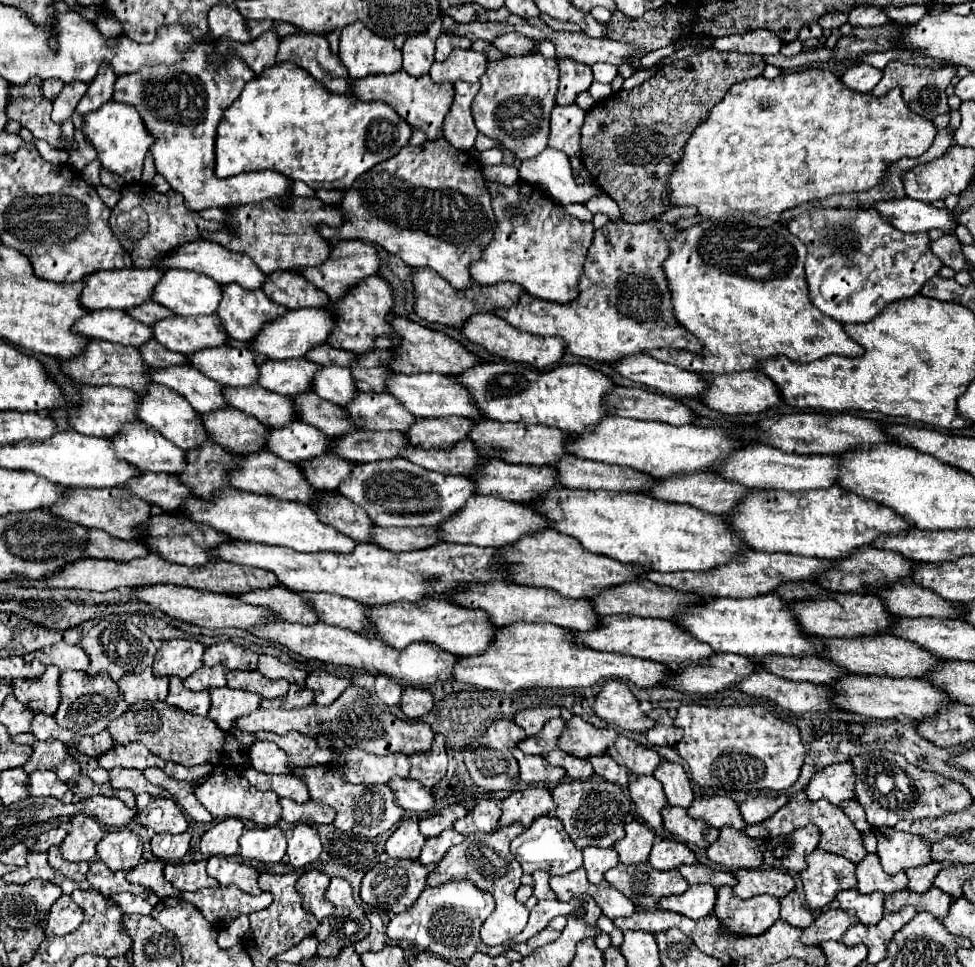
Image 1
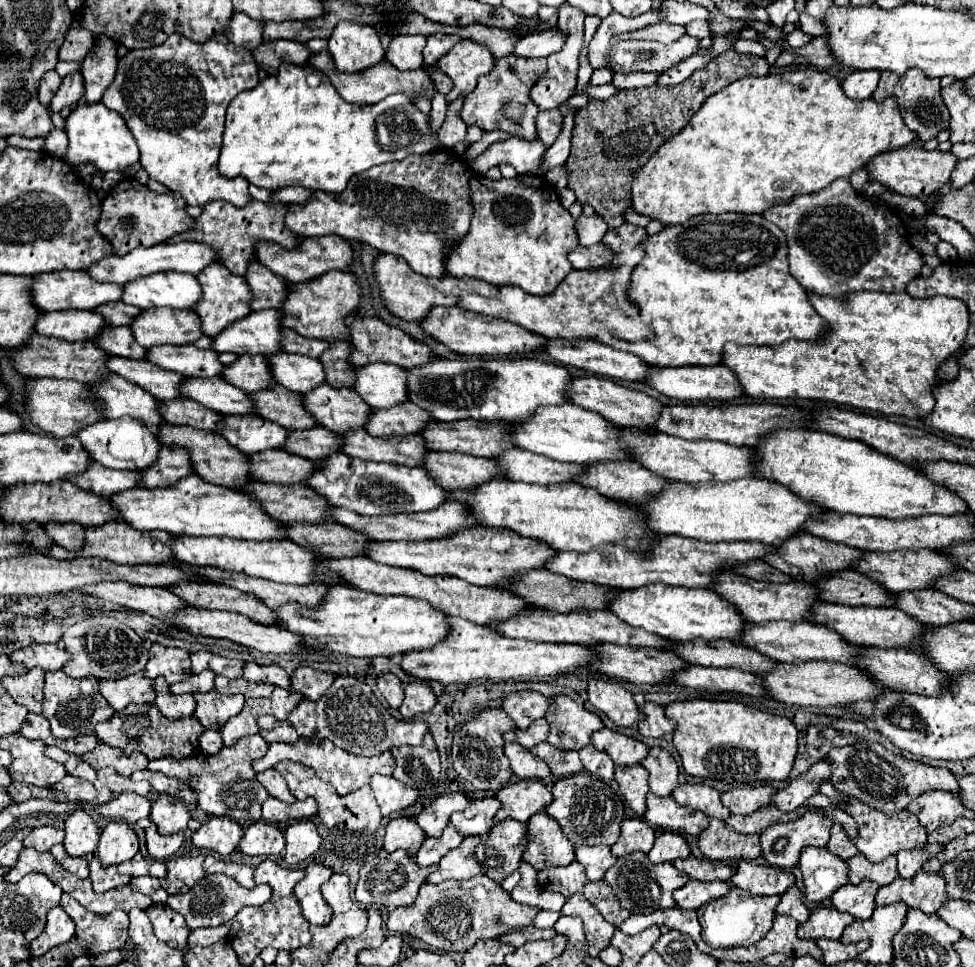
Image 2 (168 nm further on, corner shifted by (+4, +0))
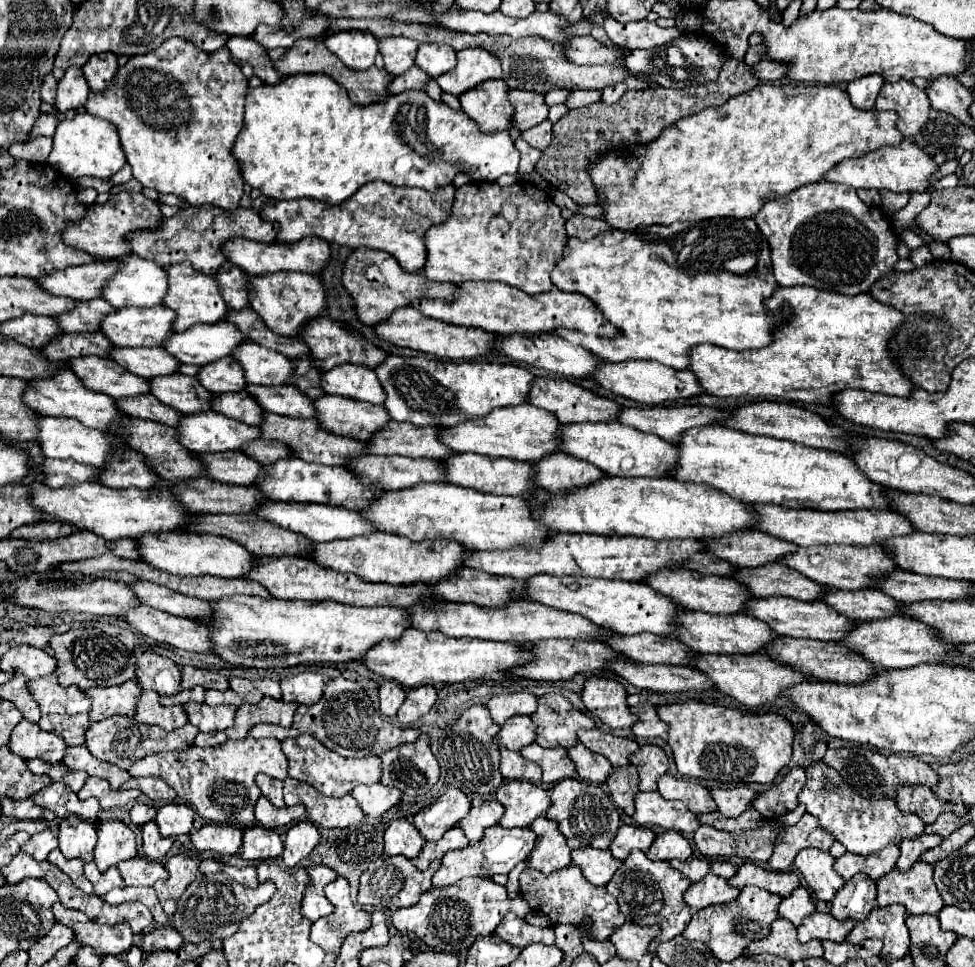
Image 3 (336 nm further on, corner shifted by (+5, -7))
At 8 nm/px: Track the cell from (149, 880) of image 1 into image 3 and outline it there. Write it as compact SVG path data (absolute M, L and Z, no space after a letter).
M142 857L122 861L122 865L118 865L118 869L120 869L120 875L126 885L154 885L158 879L168 877L162 863L146 861Z

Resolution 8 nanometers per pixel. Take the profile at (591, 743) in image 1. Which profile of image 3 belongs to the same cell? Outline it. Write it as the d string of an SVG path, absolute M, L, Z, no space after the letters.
M550 693L538 699L538 711L532 721L538 727L538 743L542 747L576 747L578 729L594 729L594 719L580 713L560 693Z

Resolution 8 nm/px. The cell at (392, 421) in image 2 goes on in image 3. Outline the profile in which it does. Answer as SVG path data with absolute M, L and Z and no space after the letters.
M338 395L320 397L314 401L314 407L316 417L324 429L360 441L370 441L374 433L384 429L390 421L390 415L384 407L350 401Z

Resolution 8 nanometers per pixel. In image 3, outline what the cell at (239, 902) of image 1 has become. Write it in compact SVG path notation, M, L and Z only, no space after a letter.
M212 873L202 875L194 881L180 897L176 913L172 917L174 927L180 931L184 941L200 943L200 941L214 941L226 939L240 927L242 919L252 915L258 905L266 903L274 895L274 883L262 883L256 889L246 889L230 879L226 873Z

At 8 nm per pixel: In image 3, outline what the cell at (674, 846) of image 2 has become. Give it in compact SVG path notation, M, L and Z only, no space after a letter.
M660 833L654 839L650 851L646 851L646 857L662 859L662 861L672 861L672 859L686 861L690 855L692 855L690 843L680 833Z

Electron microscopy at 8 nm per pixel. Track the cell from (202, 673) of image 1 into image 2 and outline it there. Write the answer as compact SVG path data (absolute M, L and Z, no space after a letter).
M203 670L201 674L195 674L191 676L189 680L185 682L177 682L177 684L171 684L169 690L173 694L185 694L185 692L209 692L213 688L213 680L215 680L215 674L211 670Z

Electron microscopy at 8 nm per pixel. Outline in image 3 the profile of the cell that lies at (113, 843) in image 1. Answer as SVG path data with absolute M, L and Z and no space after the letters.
M106 821L98 829L98 843L94 847L94 863L100 871L136 857L136 837L122 821Z

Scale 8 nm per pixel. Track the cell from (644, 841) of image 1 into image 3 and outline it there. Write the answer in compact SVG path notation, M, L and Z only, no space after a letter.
M620 825L612 845L610 845L610 851L616 859L624 861L628 857L630 851L634 849L640 849L640 851L648 851L652 841L654 841L654 833L646 827L640 827L640 825Z

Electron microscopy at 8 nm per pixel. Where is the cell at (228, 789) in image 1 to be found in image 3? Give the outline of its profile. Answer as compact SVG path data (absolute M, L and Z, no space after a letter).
M244 737L238 741L224 741L214 749L190 747L182 753L156 753L136 761L130 767L132 777L162 777L170 787L174 787L180 799L198 811L202 819L234 825L240 829L248 829L256 823L254 805L260 797L260 791L254 777L259 773L266 773L281 781L289 776L286 755L280 749L280 741Z

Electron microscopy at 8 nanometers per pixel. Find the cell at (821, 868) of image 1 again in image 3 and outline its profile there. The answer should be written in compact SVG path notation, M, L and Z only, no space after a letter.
M802 849L794 861L794 867L802 871L806 883L820 901L832 901L836 891L844 885L844 879L832 869L832 865L834 857L828 851L818 849Z

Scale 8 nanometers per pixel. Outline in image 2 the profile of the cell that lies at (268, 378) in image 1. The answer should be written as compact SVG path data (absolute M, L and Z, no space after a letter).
M243 354L233 364L225 366L223 380L247 390L247 394L271 388L275 384L267 360L259 354Z

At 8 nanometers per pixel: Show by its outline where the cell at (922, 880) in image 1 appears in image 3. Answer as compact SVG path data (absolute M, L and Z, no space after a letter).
M926 833L922 837L916 837L914 841L902 841L902 845L900 845L900 857L898 857L896 867L900 871L910 869L916 861L920 861L920 855L924 851L928 851L928 849L940 845L940 843L942 843L942 837L938 837L938 835L926 835Z

